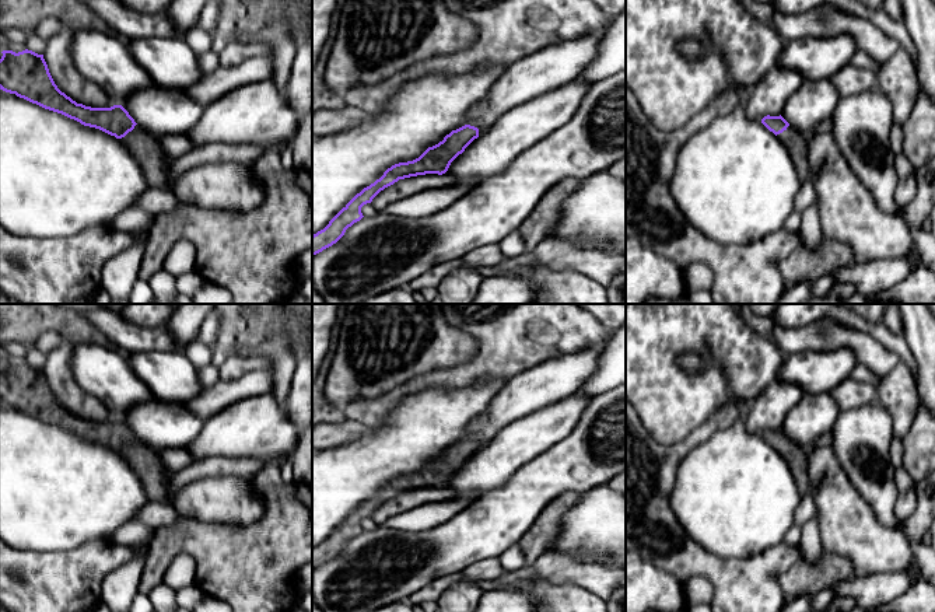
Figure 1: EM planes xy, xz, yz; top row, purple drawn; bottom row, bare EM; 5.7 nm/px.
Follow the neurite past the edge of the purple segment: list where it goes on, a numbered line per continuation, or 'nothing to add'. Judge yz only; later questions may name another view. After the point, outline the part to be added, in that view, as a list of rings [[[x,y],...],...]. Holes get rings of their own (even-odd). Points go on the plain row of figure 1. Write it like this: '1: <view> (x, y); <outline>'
1: yz (795, 455); [[[788,440],[782,447],[777,448],[781,457],[787,461],[801,496],[809,493],[809,459],[805,447]]]

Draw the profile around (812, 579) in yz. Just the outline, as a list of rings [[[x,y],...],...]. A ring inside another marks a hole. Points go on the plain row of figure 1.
[[[824,552],[817,564],[809,564],[799,553],[794,566],[778,576],[785,598],[817,594],[826,587],[848,580],[854,567],[848,559]]]

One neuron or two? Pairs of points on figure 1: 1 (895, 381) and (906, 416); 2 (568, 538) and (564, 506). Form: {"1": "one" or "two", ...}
{"1": "one", "2": "two"}

